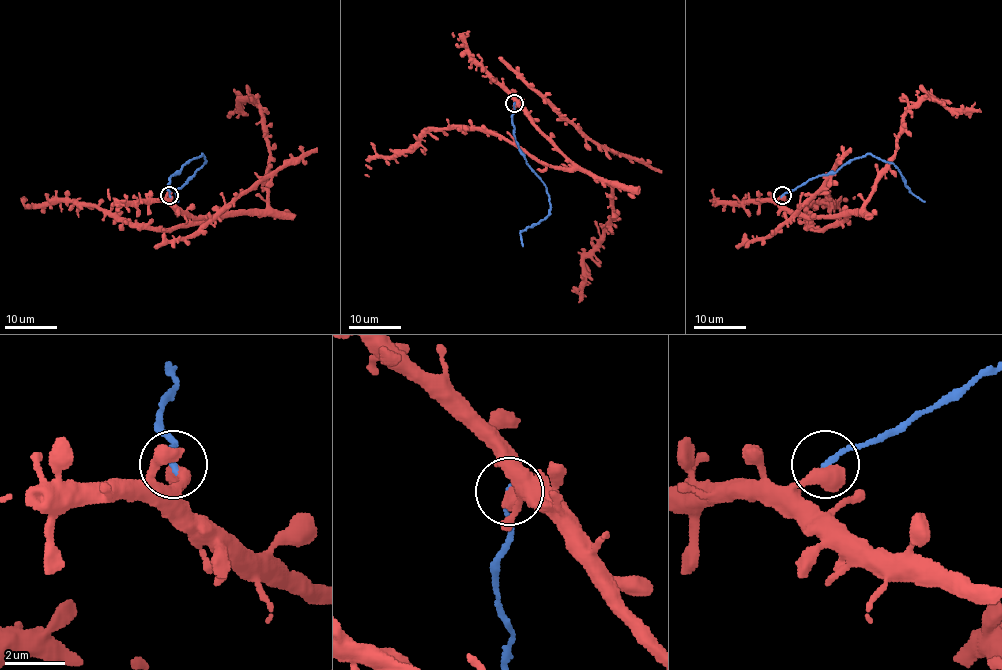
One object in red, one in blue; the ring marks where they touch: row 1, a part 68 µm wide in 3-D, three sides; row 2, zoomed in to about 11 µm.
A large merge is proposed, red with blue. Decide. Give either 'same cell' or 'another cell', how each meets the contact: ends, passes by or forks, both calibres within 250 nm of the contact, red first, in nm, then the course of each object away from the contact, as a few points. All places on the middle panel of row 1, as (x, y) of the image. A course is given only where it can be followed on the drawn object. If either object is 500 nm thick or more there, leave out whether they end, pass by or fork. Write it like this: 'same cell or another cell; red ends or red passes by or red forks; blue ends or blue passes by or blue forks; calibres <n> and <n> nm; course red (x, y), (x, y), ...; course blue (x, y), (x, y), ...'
another cell; calibres 600 and 200 nm; course red (514, 104), (571, 167), (538, 162), (491, 134), (439, 128), (428, 130), (405, 151), (372, 156), (369, 177); course blue (514, 104), (515, 141), (544, 183), (550, 203), (549, 213), (520, 233), (523, 246)

